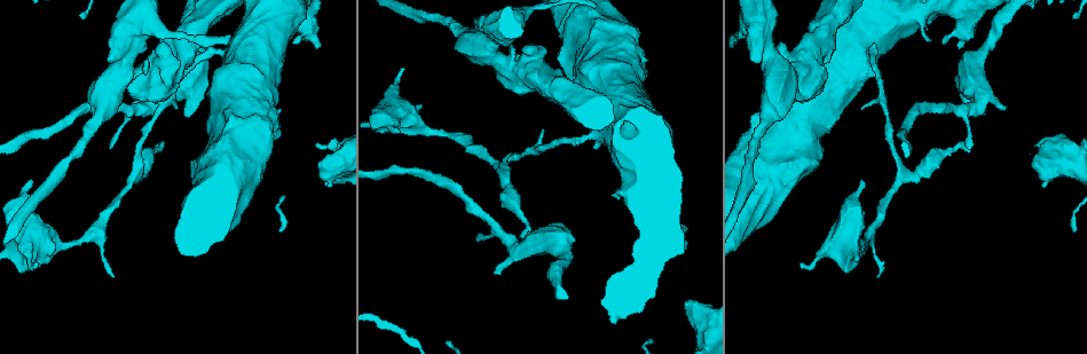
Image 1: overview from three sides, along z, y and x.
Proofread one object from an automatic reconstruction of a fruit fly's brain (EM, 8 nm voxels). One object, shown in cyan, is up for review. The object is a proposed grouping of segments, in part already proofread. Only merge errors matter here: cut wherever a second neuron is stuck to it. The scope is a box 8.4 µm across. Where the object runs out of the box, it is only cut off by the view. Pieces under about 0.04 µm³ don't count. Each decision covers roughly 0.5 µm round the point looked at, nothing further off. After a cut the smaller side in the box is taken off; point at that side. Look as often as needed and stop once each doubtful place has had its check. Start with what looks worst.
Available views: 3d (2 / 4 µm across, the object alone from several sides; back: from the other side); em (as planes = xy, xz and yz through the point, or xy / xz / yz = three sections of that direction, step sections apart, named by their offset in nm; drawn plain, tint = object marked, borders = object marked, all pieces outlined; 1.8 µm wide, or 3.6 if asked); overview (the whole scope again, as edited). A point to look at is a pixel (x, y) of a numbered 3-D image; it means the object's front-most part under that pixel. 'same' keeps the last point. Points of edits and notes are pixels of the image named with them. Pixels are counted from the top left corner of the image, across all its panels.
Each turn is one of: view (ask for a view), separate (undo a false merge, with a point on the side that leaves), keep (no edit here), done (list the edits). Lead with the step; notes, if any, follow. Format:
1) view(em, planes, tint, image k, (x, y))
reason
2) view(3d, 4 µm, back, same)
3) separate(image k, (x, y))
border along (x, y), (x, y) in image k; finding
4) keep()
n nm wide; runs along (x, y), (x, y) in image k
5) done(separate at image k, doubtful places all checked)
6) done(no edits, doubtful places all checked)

view(em, xy, step 16, tint, image 1, (138, 174))
a fork

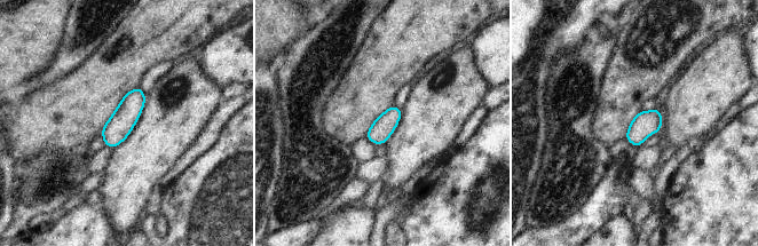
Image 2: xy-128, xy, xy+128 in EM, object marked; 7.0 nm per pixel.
view(em, planes, tint, same)

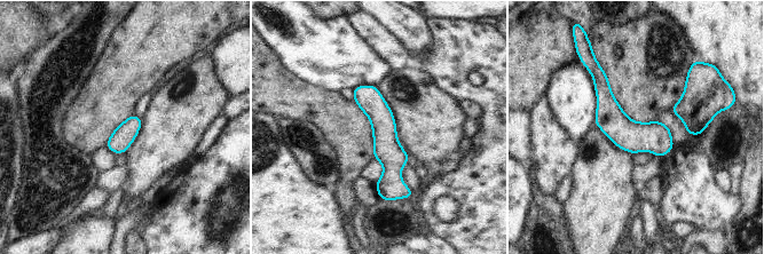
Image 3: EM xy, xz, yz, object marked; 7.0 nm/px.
keep()
runs along (361, 88), (383, 121), (392, 196) in image 3; continuous, no second neuron

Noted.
view(em, planes, tint, image 1, (646, 139))
narrows sharply

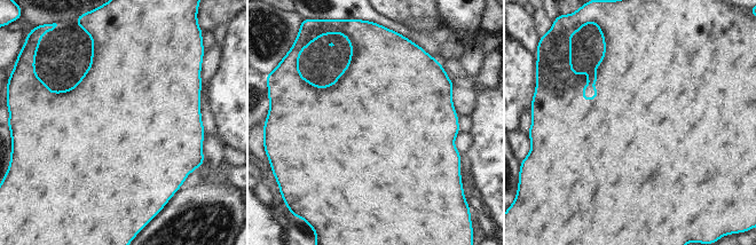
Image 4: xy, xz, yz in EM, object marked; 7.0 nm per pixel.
keep()
950 nm wide; continuous, no second neuron

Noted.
view(3d, 4 µm, image 1, (784, 74))
three-way junction

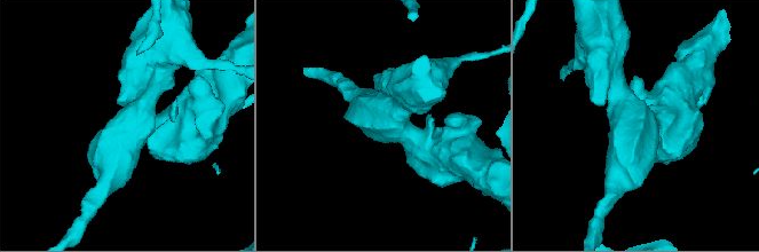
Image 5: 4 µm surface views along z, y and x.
view(em, planes, borders, image 5, (137, 124))
3 arms; arms of 360, 400, 650 nm; shape alone is not enough

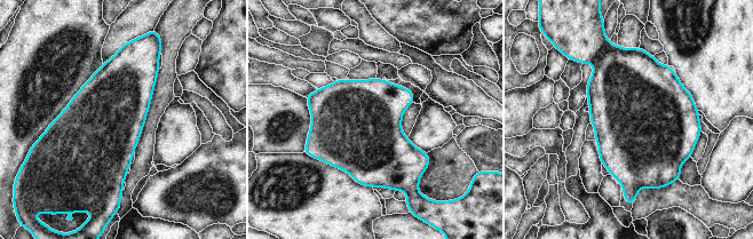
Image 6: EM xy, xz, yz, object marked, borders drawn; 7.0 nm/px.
keep()
550 nm wide; continuous, no second neuron

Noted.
done(no edits, doubtful places all checked)

